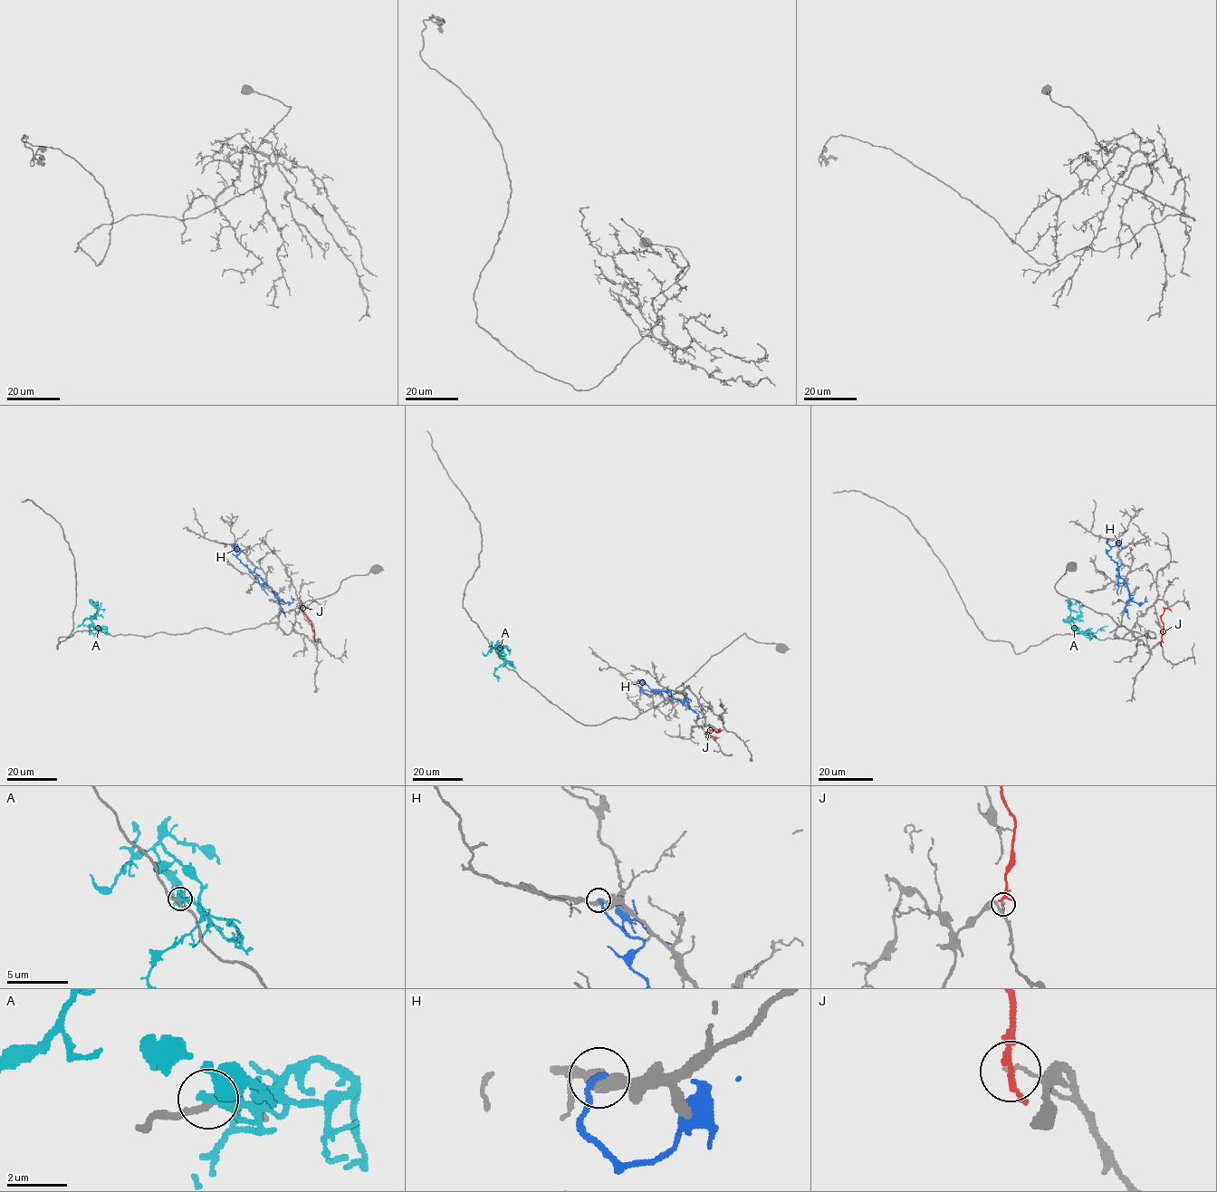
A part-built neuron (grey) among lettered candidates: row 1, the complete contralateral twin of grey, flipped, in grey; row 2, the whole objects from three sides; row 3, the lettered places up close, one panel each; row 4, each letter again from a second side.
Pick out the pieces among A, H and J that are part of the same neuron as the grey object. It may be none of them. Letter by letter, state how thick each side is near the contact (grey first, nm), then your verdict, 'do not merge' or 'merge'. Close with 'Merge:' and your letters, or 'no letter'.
A: 200/400 nm | do not merge
H: 360/180 nm | do not merge
J: 100/200 nm | do not merge
Merge: no letter

